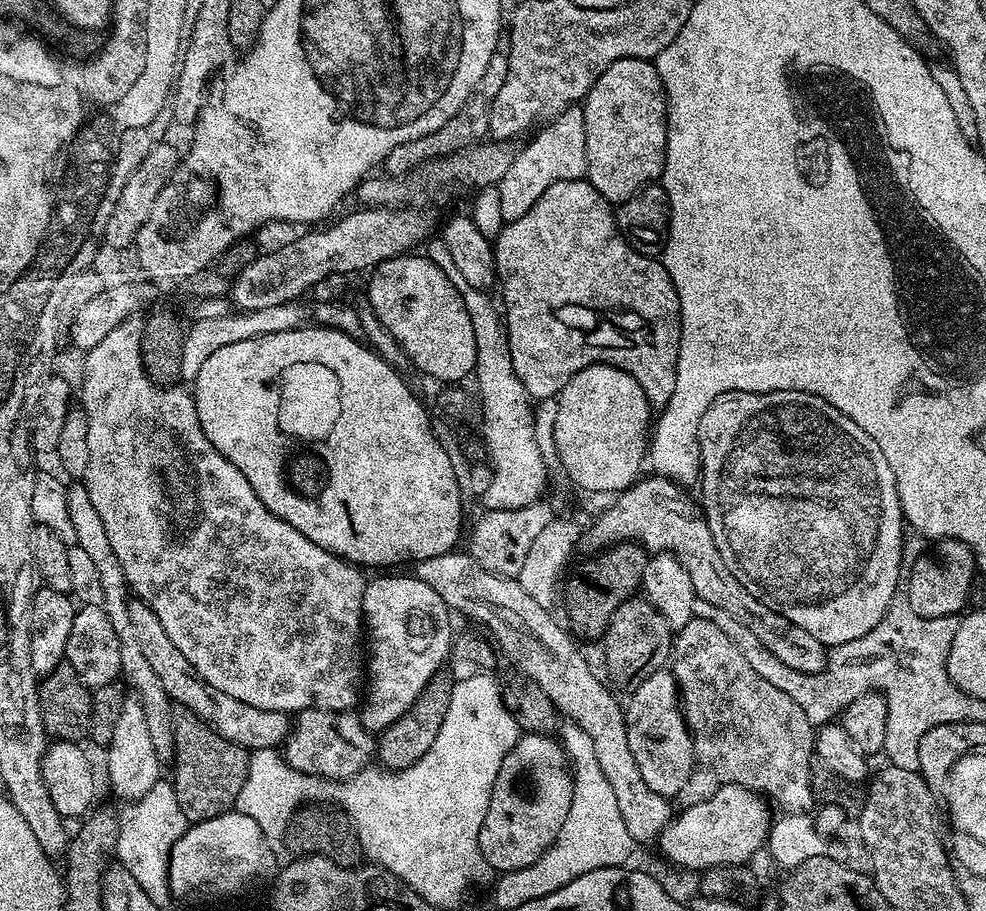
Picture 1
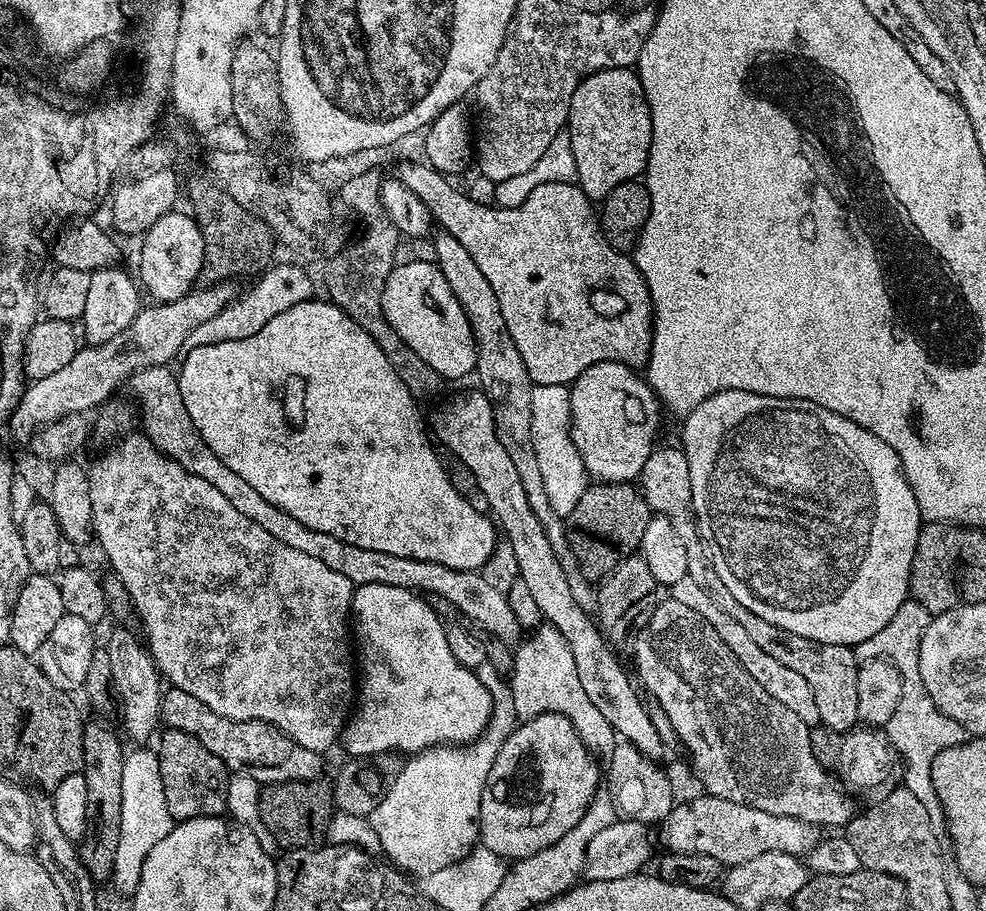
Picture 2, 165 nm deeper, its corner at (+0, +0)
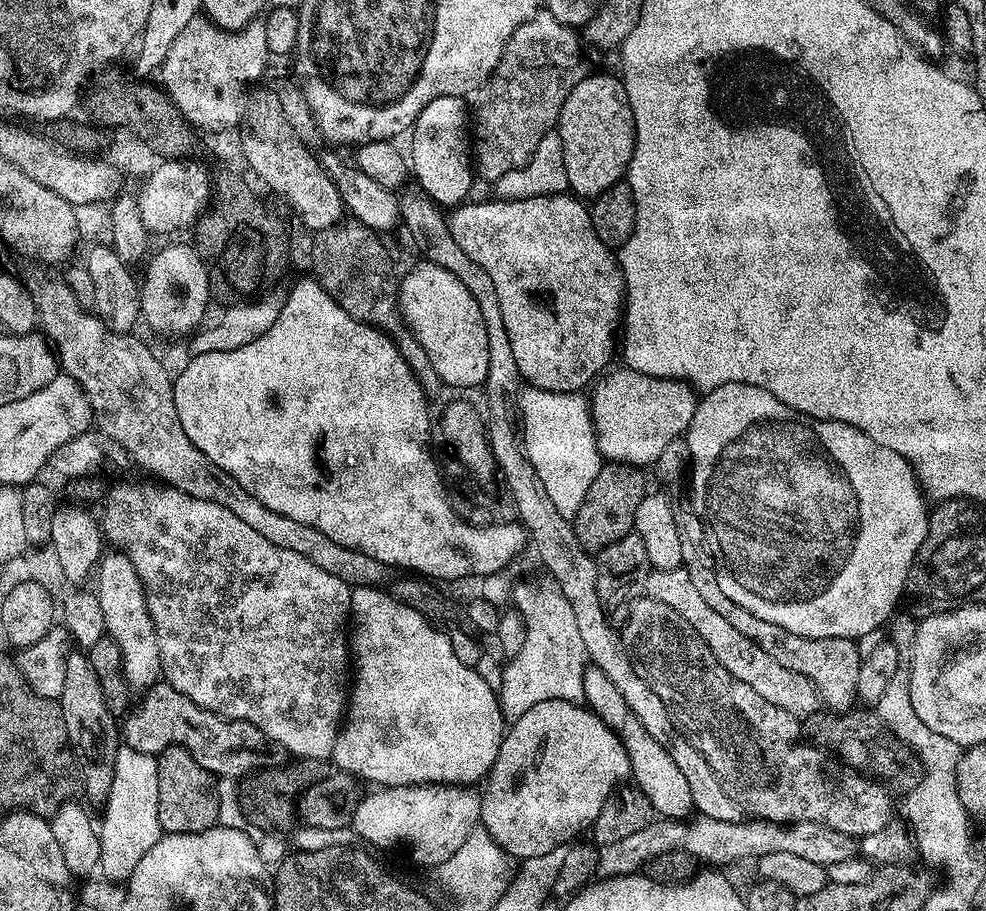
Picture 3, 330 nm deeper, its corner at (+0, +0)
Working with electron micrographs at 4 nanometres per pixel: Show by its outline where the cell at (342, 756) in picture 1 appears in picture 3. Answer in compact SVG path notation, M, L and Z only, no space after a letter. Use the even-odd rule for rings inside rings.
M166 682L153 684L141 696L144 697L141 698L140 705L137 708L135 705L122 720L122 740L127 747L152 758L170 746L182 746L190 750L190 754L194 754L194 762L198 762L198 766L217 778L228 772L240 772L254 764L256 752L242 748L244 744L258 746L258 736L246 734L256 732L254 728L236 722L228 724L224 716L198 706L190 698L186 698L186 694L174 690L174 686Z

